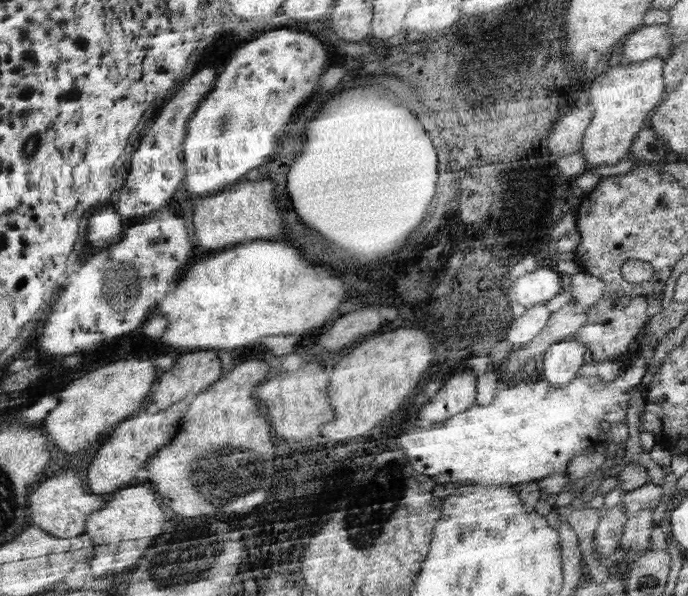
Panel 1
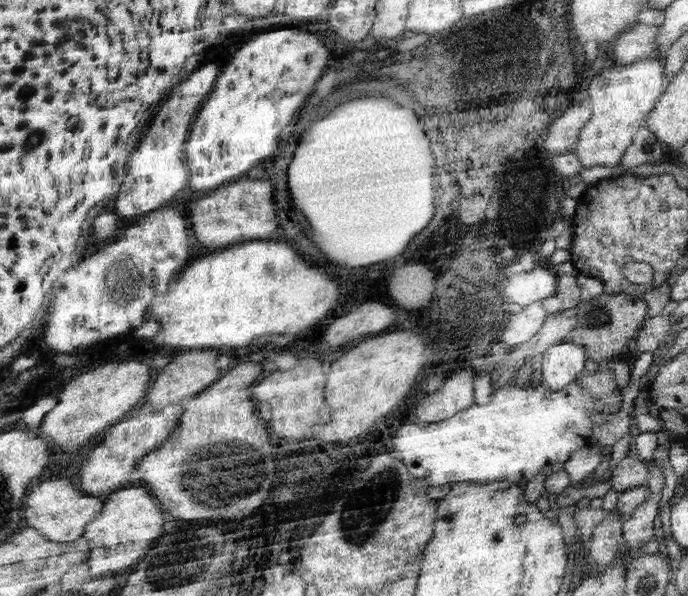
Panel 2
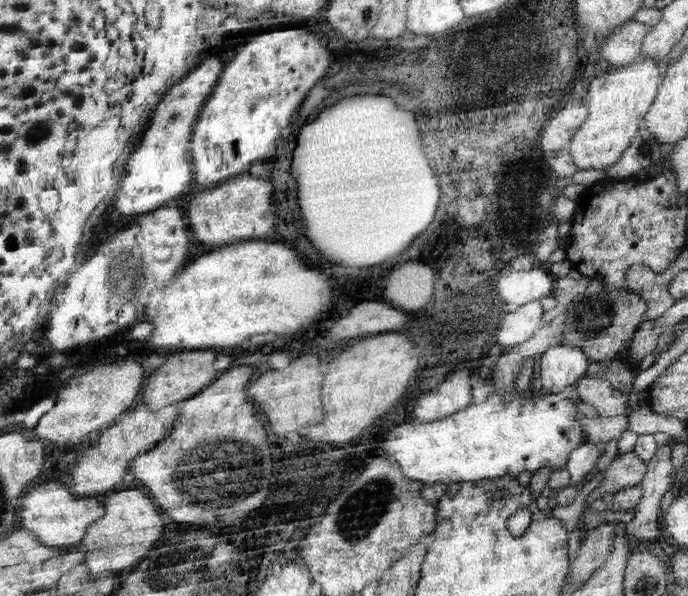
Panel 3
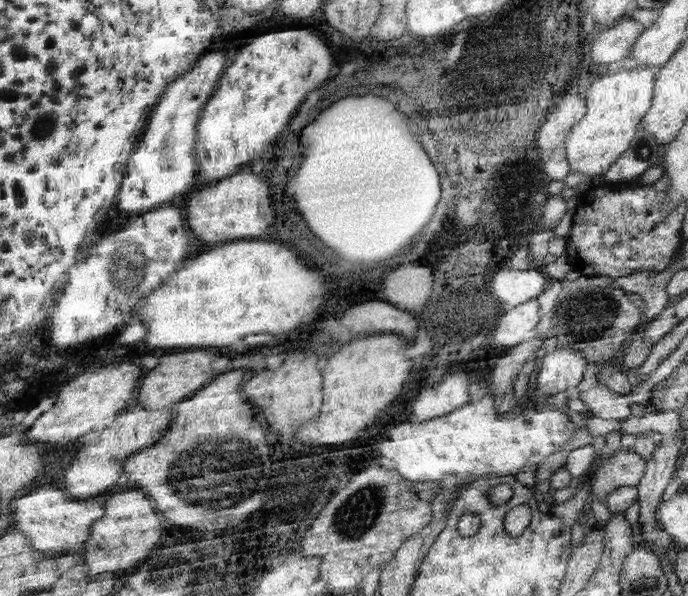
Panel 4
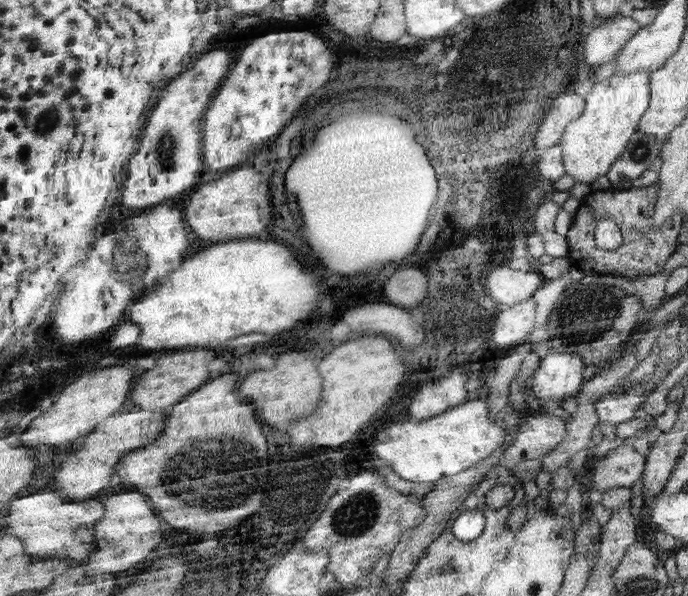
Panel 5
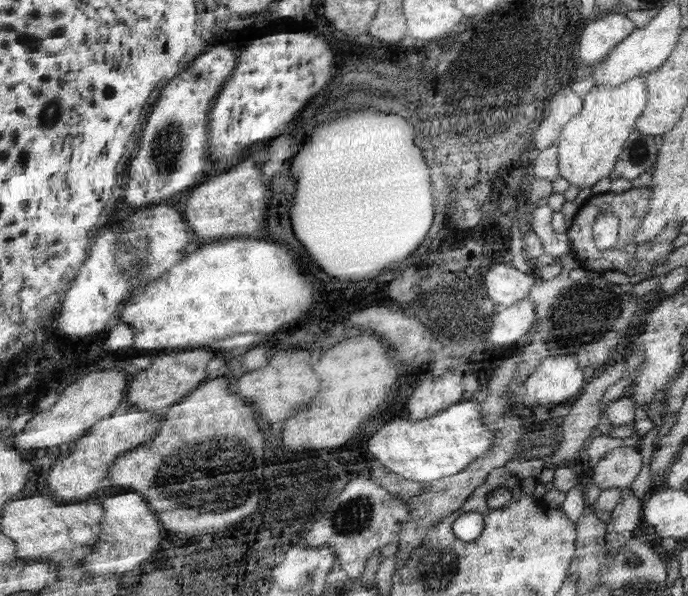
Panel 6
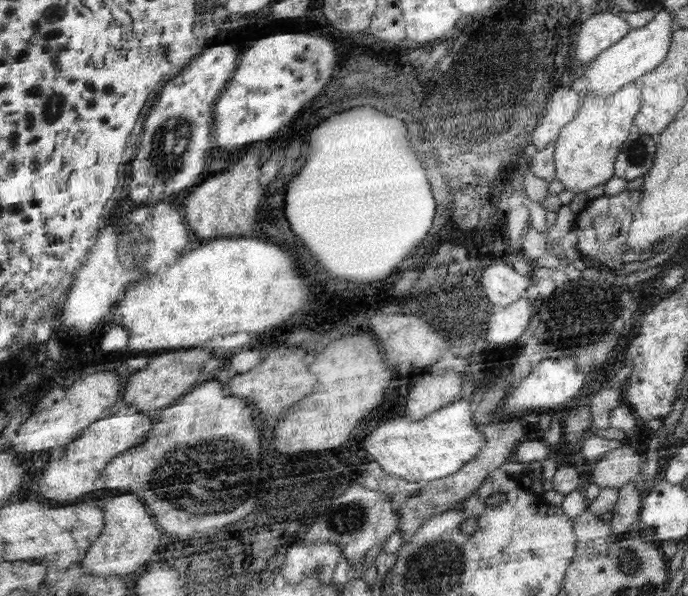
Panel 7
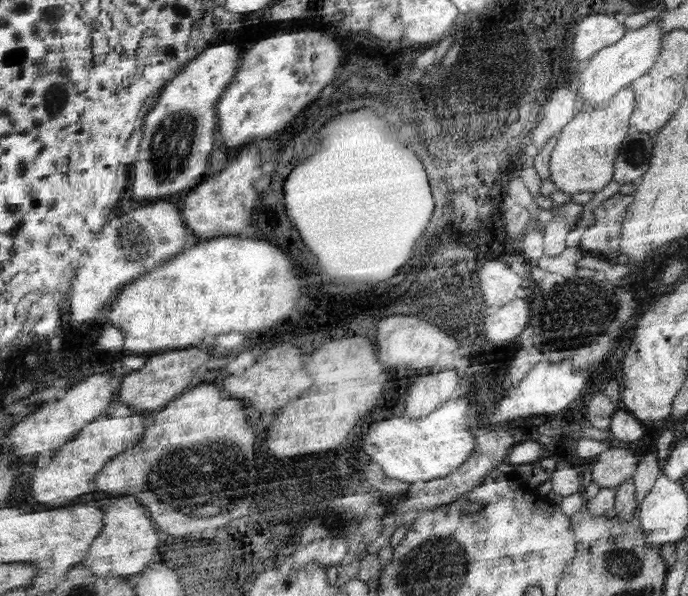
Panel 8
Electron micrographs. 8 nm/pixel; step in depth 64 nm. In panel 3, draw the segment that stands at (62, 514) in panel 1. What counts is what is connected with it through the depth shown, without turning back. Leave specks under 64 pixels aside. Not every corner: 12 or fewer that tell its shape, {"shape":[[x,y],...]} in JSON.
{"shape":[[57,482],[21,498],[21,526],[75,548],[107,510]]}

